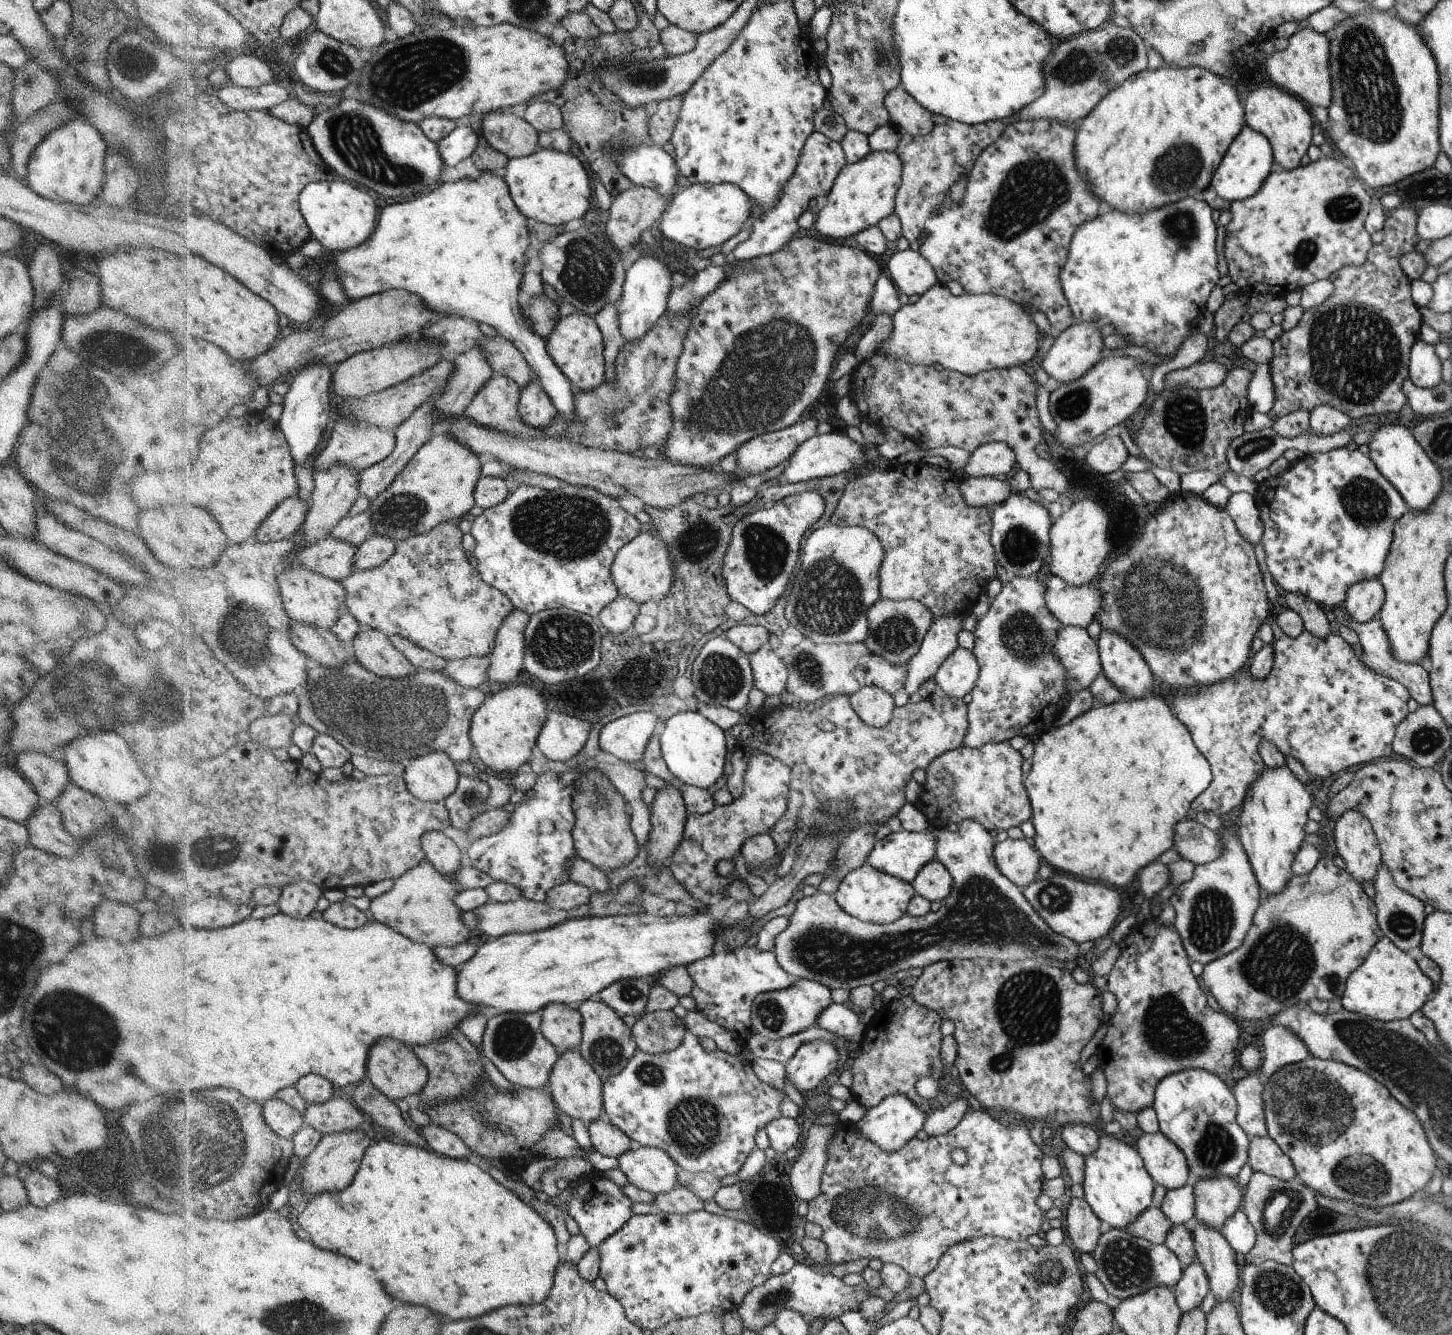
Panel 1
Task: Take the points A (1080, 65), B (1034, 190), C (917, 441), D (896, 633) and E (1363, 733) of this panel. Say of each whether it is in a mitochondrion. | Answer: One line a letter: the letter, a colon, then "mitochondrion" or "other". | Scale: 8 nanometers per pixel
A: mitochondrion
B: mitochondrion
C: other
D: mitochondrion
E: other

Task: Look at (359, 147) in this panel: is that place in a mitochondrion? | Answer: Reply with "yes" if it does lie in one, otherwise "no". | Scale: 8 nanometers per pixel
yes

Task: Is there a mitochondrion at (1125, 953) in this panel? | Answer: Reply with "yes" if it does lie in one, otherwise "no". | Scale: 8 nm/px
no

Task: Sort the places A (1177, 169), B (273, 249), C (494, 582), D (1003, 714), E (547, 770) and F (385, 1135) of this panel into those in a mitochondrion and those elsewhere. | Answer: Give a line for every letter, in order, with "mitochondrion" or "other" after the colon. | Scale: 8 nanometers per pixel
A: mitochondrion
B: other
C: other
D: other
E: other
F: other

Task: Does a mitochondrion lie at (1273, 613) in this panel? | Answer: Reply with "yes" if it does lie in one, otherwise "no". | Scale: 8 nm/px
no

